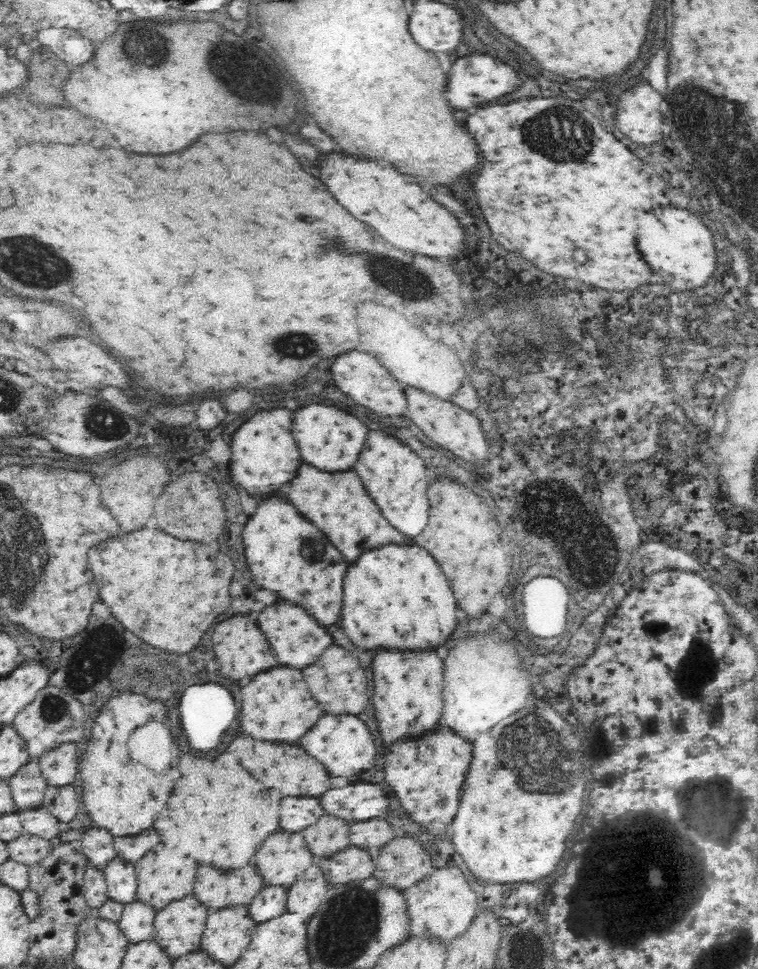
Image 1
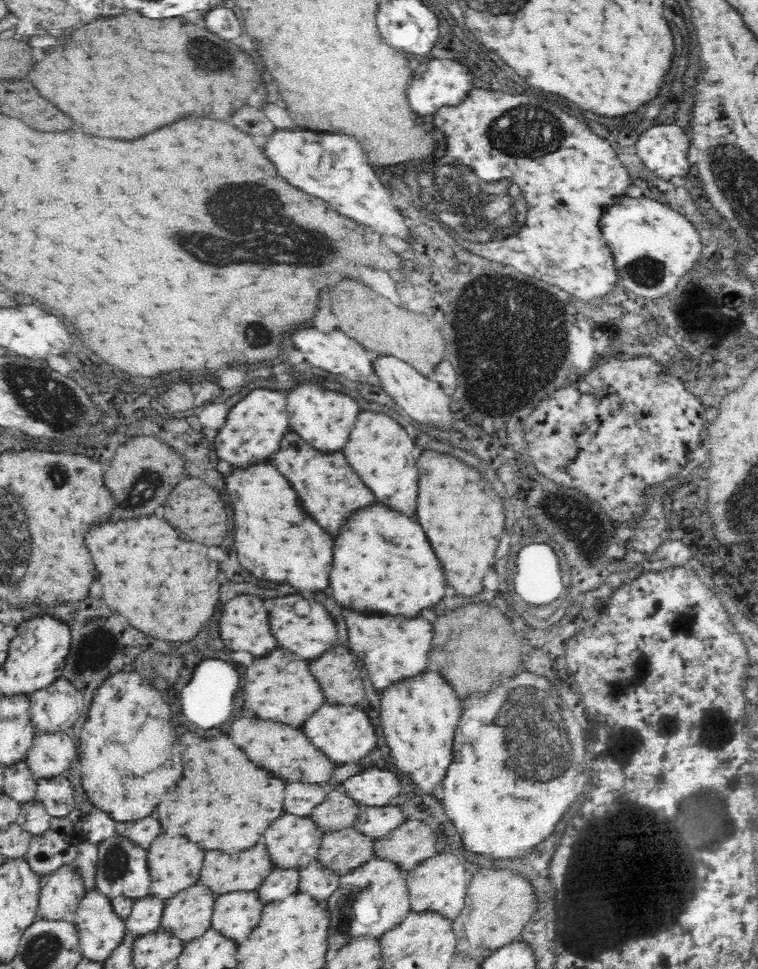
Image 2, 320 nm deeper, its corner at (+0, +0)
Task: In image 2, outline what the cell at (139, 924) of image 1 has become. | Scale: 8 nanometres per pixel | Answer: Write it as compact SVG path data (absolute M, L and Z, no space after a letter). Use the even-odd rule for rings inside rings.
M154 896L135 899L131 913L125 918L127 932L136 937L161 930L164 901Z

